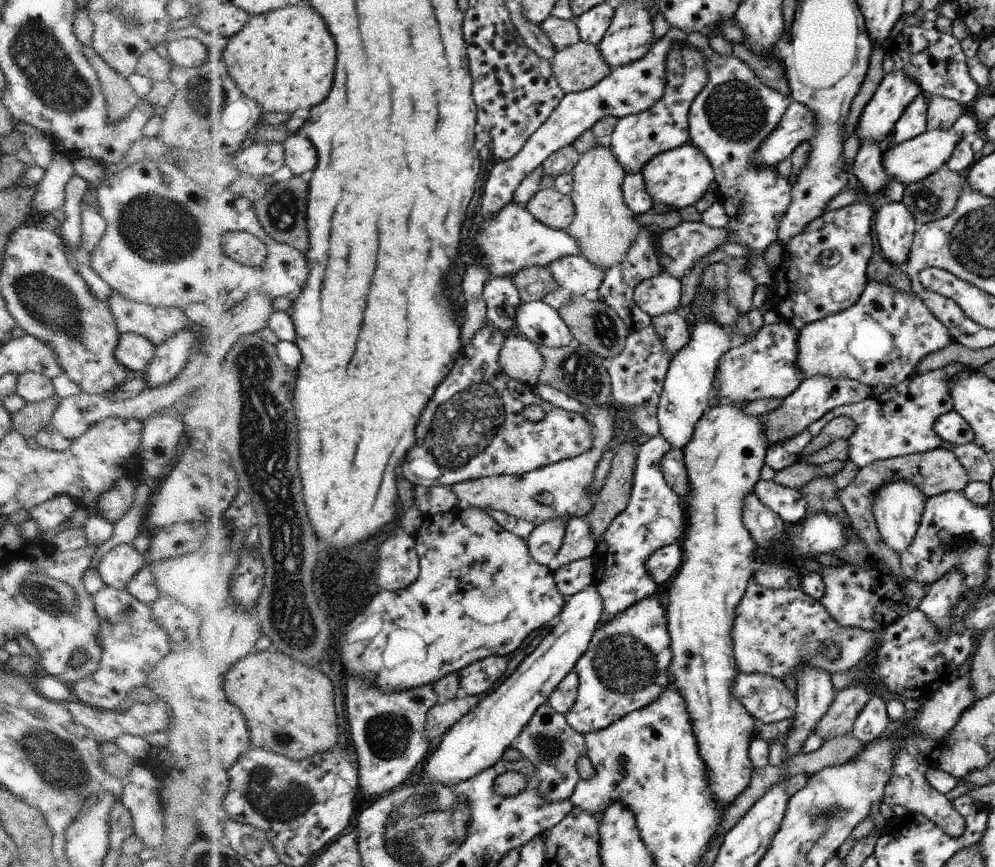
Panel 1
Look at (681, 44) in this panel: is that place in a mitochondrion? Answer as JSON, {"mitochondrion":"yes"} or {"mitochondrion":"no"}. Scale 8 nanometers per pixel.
{"mitochondrion":"no"}

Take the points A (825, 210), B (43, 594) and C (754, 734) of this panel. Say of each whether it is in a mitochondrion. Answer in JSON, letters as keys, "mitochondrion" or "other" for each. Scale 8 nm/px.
{"A":"other","B":"mitochondrion","C":"other"}

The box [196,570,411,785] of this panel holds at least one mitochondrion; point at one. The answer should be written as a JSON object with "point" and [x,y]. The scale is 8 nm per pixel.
{"point":[282,739]}

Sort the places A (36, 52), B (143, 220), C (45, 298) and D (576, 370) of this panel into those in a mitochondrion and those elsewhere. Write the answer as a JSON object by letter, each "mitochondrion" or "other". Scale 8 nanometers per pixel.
{"A":"mitochondrion","B":"mitochondrion","C":"mitochondrion","D":"mitochondrion"}

